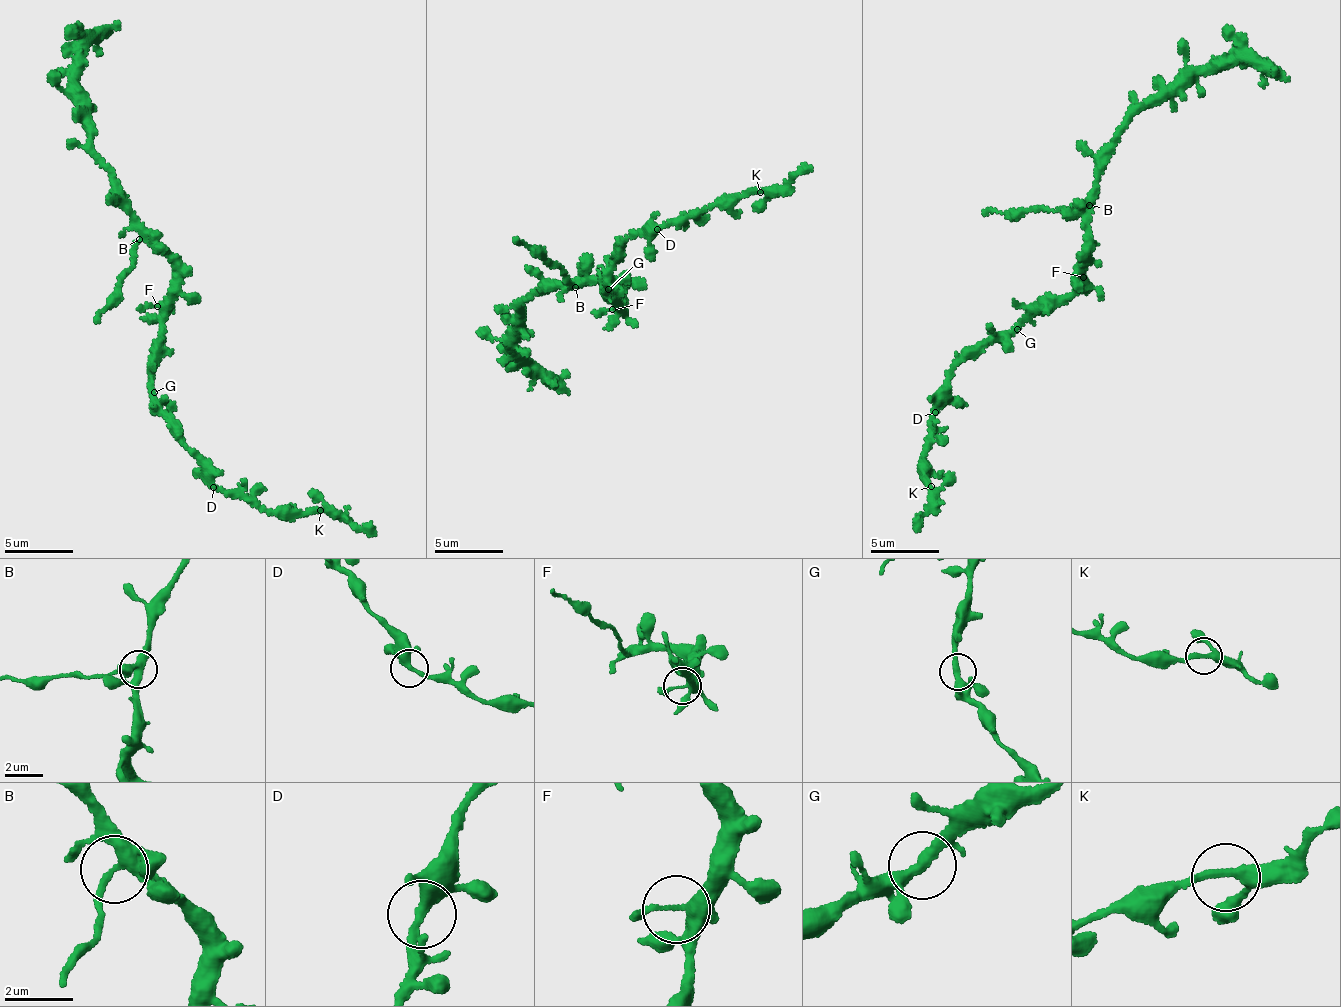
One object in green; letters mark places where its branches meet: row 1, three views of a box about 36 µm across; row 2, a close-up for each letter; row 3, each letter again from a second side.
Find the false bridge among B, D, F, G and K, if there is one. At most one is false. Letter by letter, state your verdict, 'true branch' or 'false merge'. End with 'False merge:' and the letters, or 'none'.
B: false merge
D: true branch
F: true branch
G: true branch
K: true branch
False merge: B

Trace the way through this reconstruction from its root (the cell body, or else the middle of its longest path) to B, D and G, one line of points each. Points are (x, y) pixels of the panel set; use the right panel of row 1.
B: (1079, 290), (1080, 265), (1089, 258), (1084, 225), (1089, 206)
D: (1079, 290), (1031, 313), (1010, 333), (994, 336), (992, 341), (969, 347), (959, 358), (946, 395), (935, 412)
G: (1079, 290), (1031, 316), (1017, 329)

